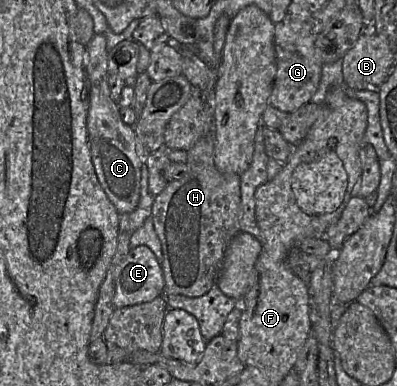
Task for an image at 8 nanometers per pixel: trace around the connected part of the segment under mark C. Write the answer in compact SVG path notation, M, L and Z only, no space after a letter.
M94 34L86 45L85 68L90 81L90 105L86 124L92 163L102 188L119 214L130 213L137 207L140 199L143 157L138 150L134 127L123 122L119 107L111 98L108 85L108 50L103 35Z

